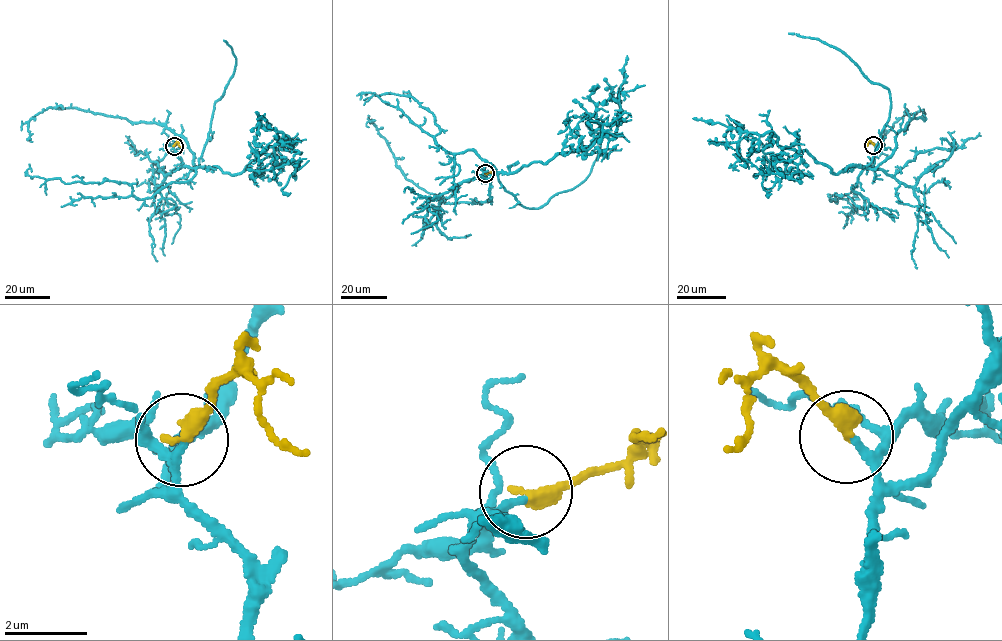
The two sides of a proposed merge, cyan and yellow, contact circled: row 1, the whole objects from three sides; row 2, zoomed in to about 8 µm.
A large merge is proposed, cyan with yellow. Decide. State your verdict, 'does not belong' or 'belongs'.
belongs

